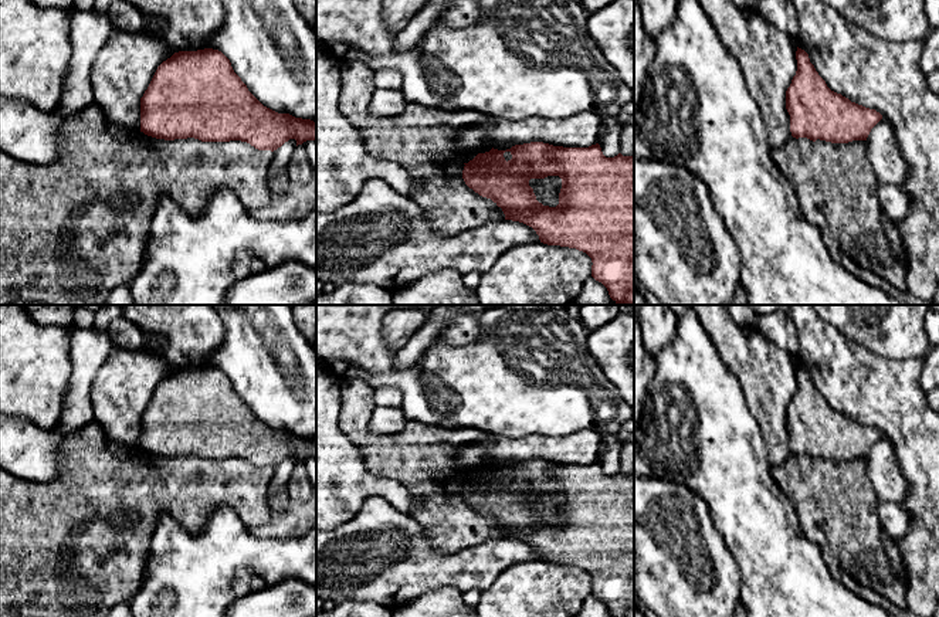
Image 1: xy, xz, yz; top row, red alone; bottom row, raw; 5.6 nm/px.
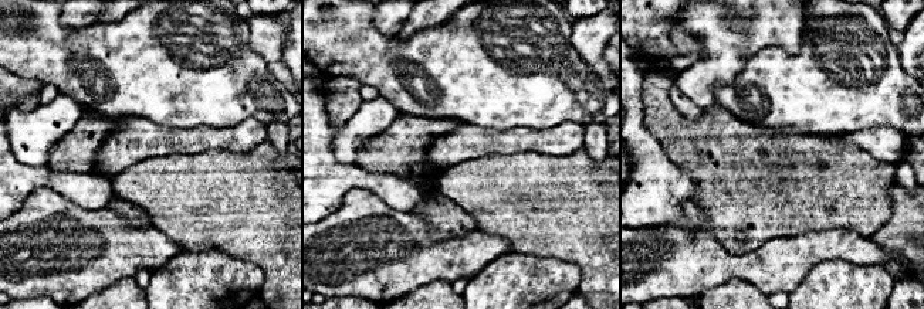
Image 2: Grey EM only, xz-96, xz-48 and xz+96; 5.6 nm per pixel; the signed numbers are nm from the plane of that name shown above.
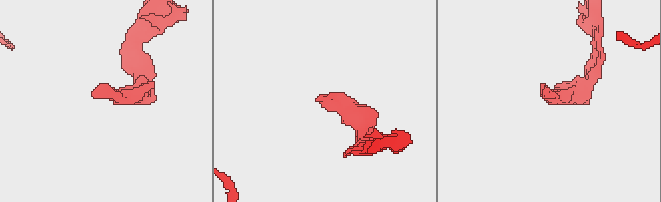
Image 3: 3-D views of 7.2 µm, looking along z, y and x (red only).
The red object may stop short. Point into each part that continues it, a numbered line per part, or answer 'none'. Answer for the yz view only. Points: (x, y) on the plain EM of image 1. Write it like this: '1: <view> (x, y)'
none

